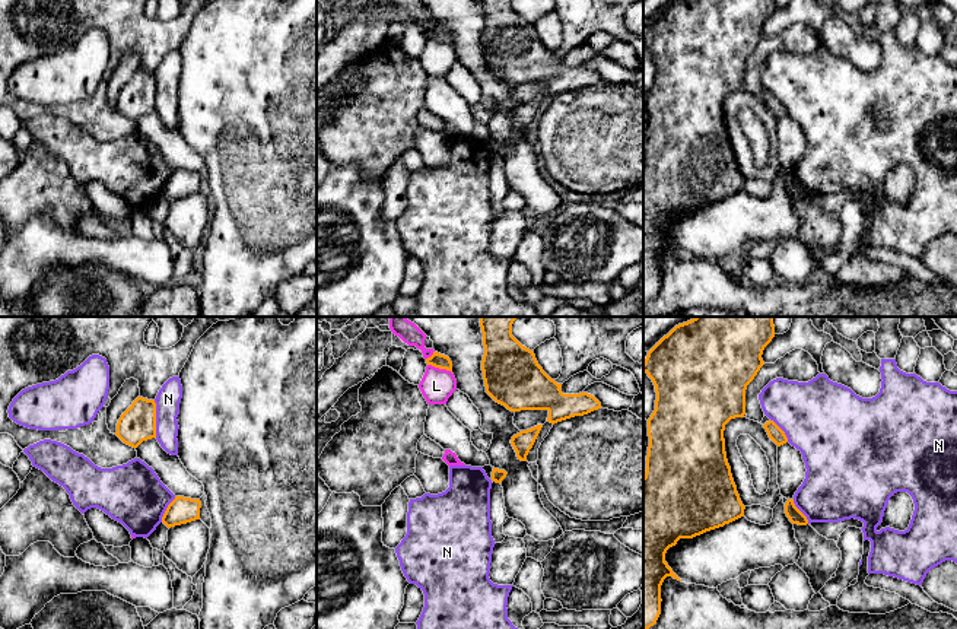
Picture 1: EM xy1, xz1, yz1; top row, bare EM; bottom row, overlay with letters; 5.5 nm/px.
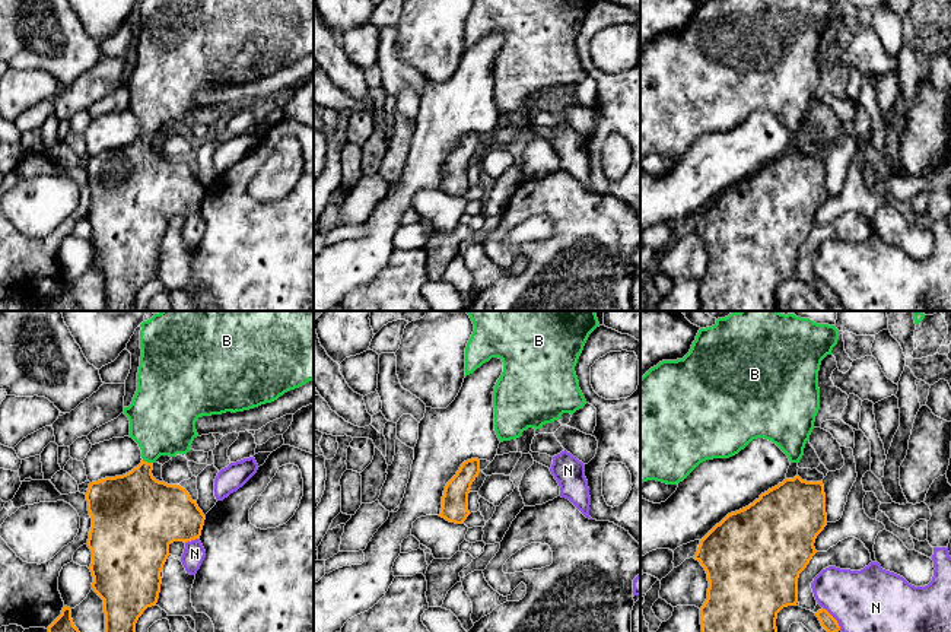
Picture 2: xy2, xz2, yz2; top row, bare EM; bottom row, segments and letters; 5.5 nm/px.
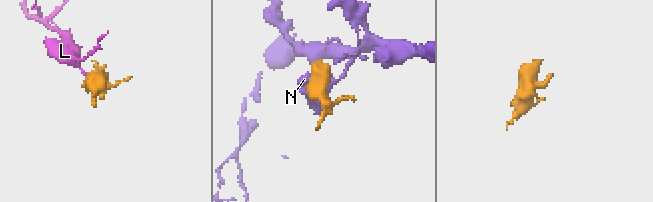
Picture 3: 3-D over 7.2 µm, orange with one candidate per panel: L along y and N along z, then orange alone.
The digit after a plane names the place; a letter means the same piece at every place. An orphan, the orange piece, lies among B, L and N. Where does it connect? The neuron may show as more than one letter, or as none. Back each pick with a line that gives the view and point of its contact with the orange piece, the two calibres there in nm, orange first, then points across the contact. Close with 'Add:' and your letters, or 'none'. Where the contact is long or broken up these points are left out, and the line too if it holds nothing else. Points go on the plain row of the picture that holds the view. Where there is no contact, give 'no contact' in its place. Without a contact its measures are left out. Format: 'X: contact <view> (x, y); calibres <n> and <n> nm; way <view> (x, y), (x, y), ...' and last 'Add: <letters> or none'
B: contact xy2 (146, 135); calibres 360 and 360 nm
Add: B

